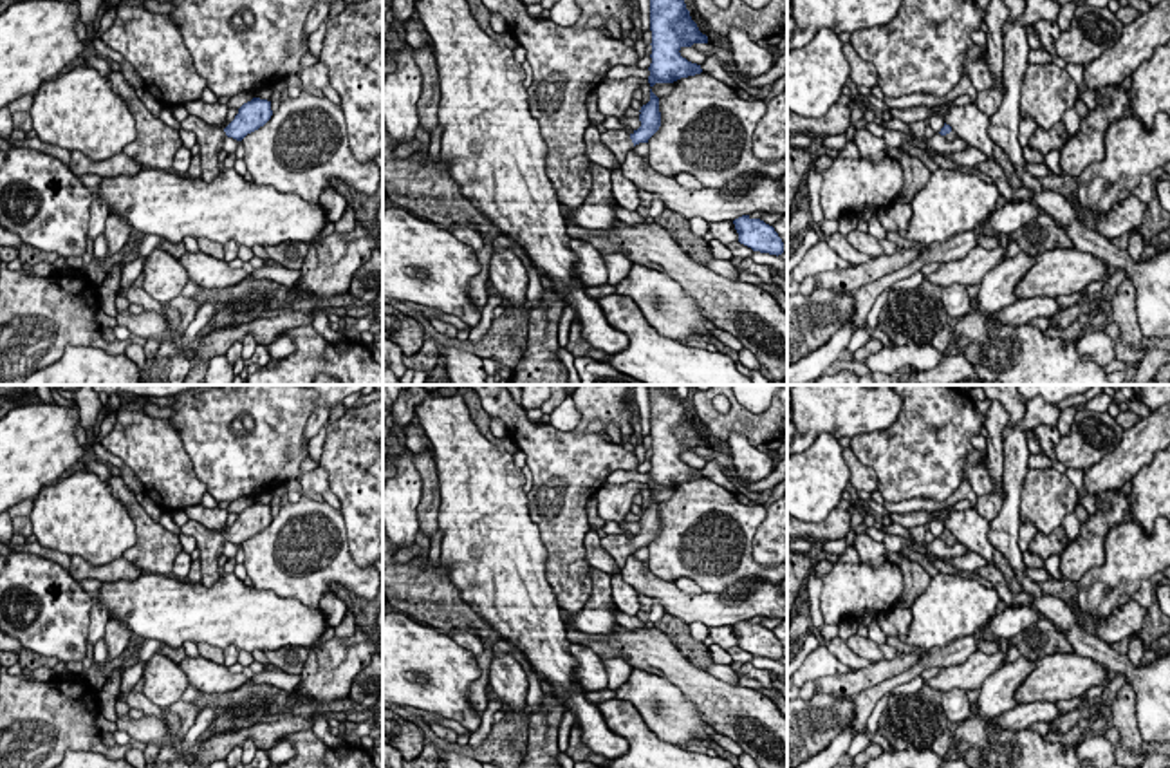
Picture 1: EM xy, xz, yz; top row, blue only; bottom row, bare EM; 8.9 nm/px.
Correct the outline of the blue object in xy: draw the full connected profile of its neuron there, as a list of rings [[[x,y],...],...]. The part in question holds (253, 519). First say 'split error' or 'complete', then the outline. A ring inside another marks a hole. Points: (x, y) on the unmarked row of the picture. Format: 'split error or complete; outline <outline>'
split error; outline [[[253,502],[238,513],[235,524],[226,531],[213,531],[204,528],[197,520],[188,520],[181,533],[190,535],[197,540],[197,549],[200,551],[200,584],[211,587],[220,578],[218,558],[222,555],[224,544],[233,542],[242,546],[247,539],[264,531],[273,520],[271,506]]]

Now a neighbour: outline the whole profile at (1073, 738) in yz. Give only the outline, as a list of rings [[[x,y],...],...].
[[[1083,719],[1083,721],[1076,723],[1069,732],[1065,732],[1065,734],[1049,732],[1044,739],[1047,743],[1058,743],[1063,748],[1067,748],[1067,746],[1076,746],[1078,748],[1082,739],[1087,735],[1087,726],[1089,726],[1089,723]]]

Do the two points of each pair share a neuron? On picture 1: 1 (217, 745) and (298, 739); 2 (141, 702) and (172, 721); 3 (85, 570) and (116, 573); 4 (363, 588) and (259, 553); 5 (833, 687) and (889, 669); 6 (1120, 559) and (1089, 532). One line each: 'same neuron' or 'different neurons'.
1: different neurons
2: same neuron
3: same neuron
4: same neuron
5: same neuron
6: different neurons

